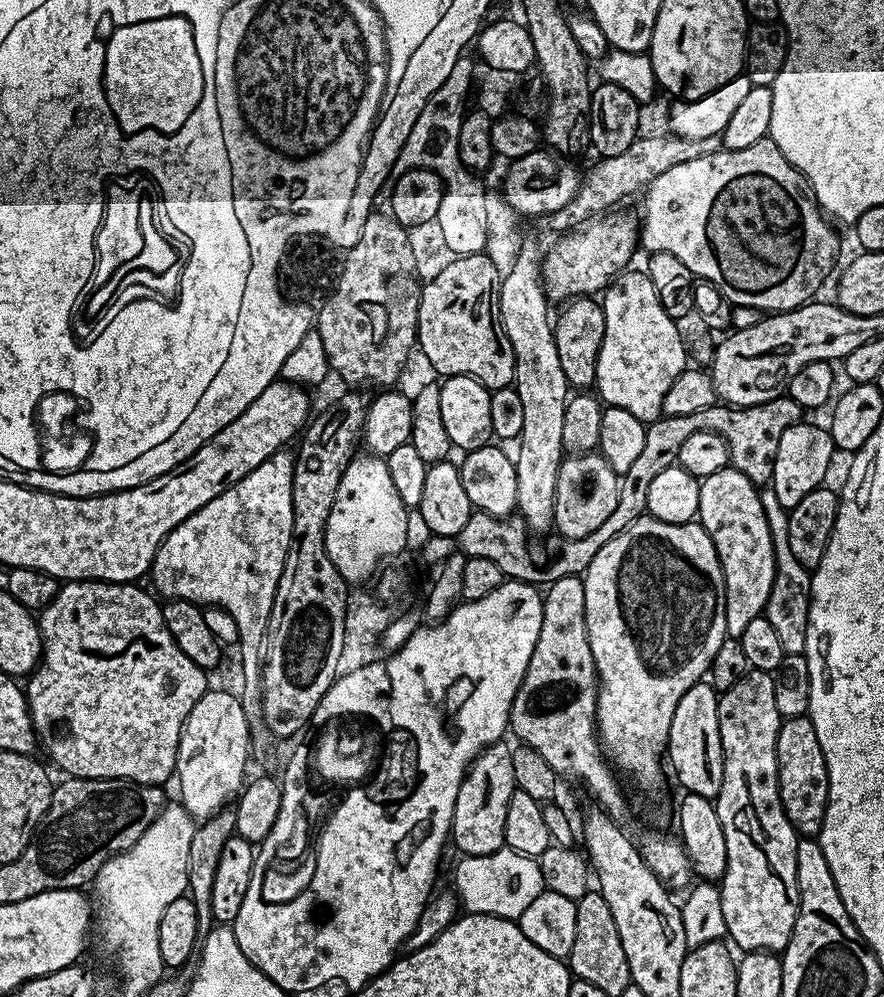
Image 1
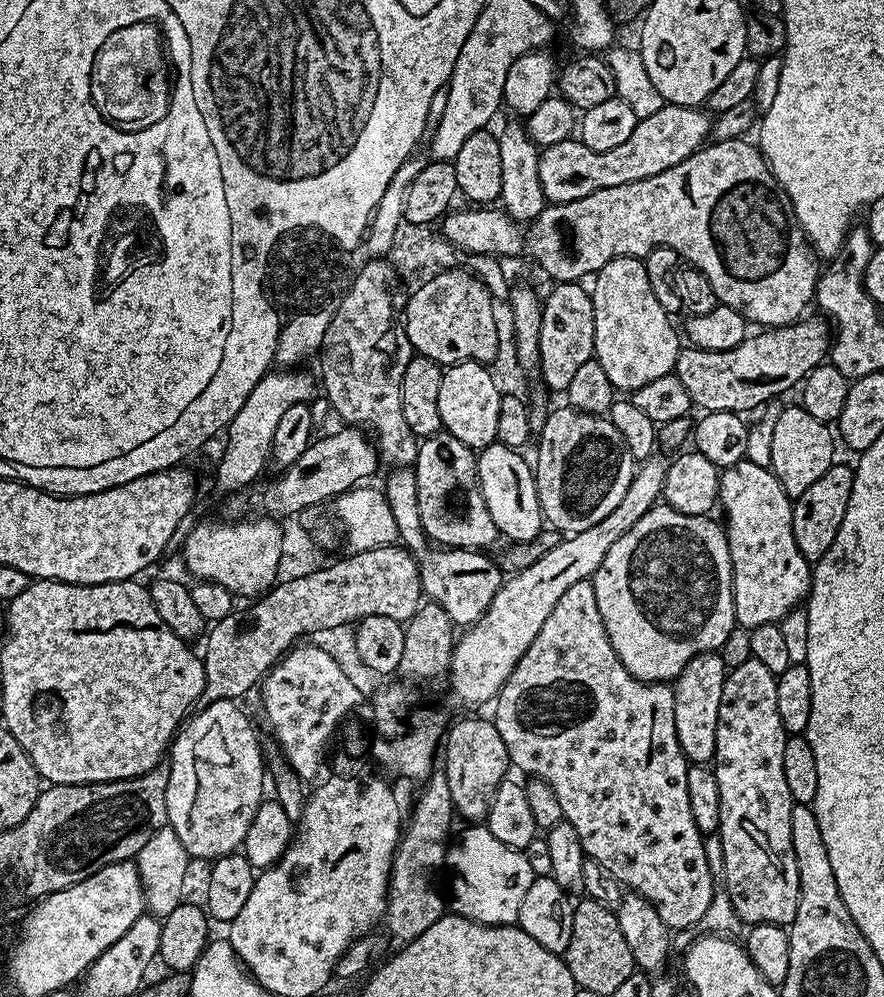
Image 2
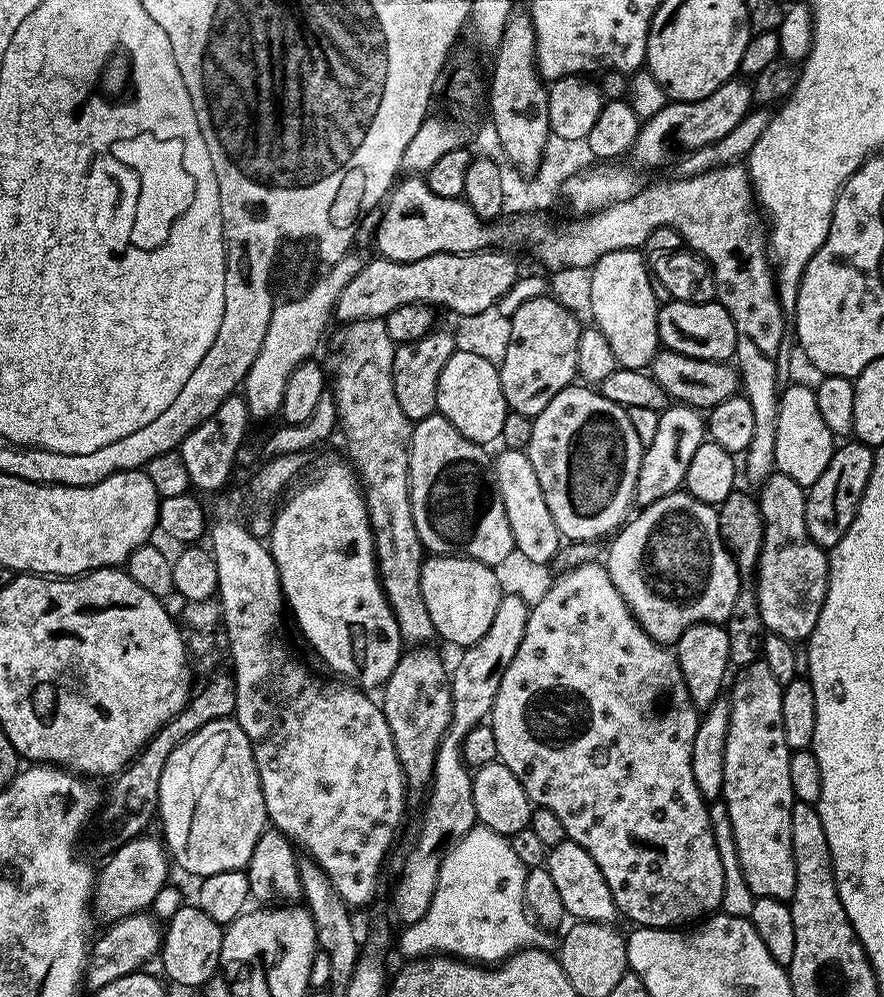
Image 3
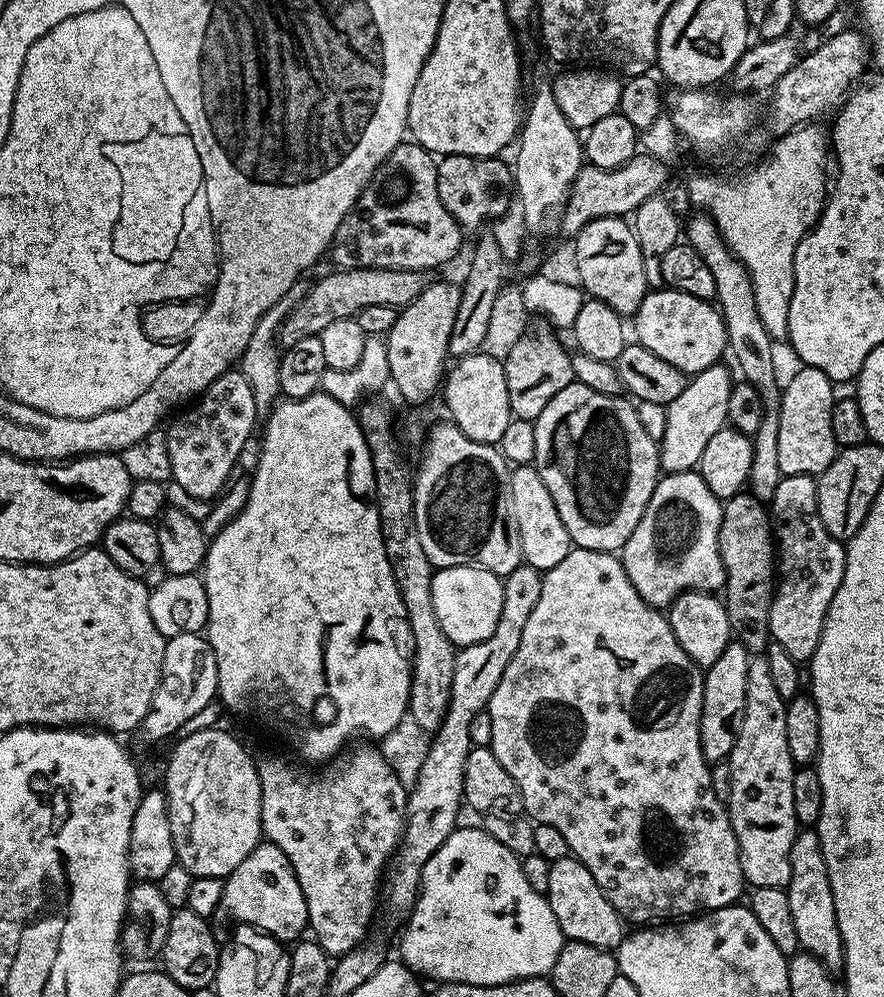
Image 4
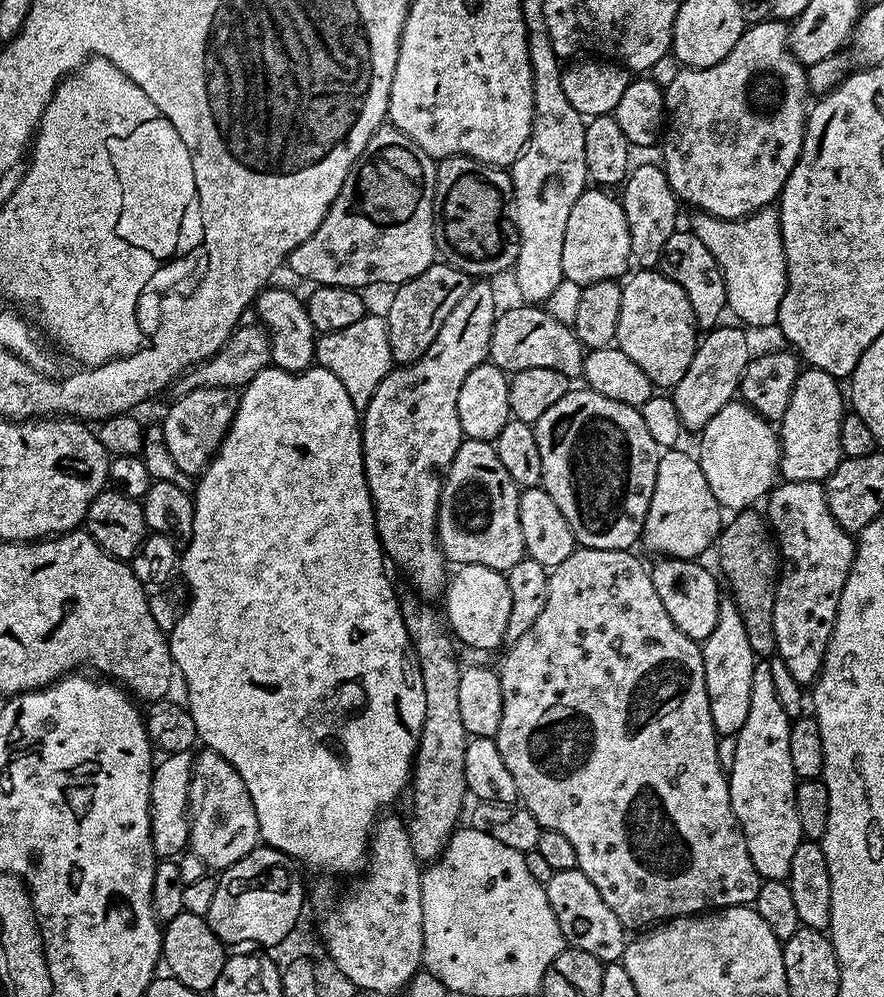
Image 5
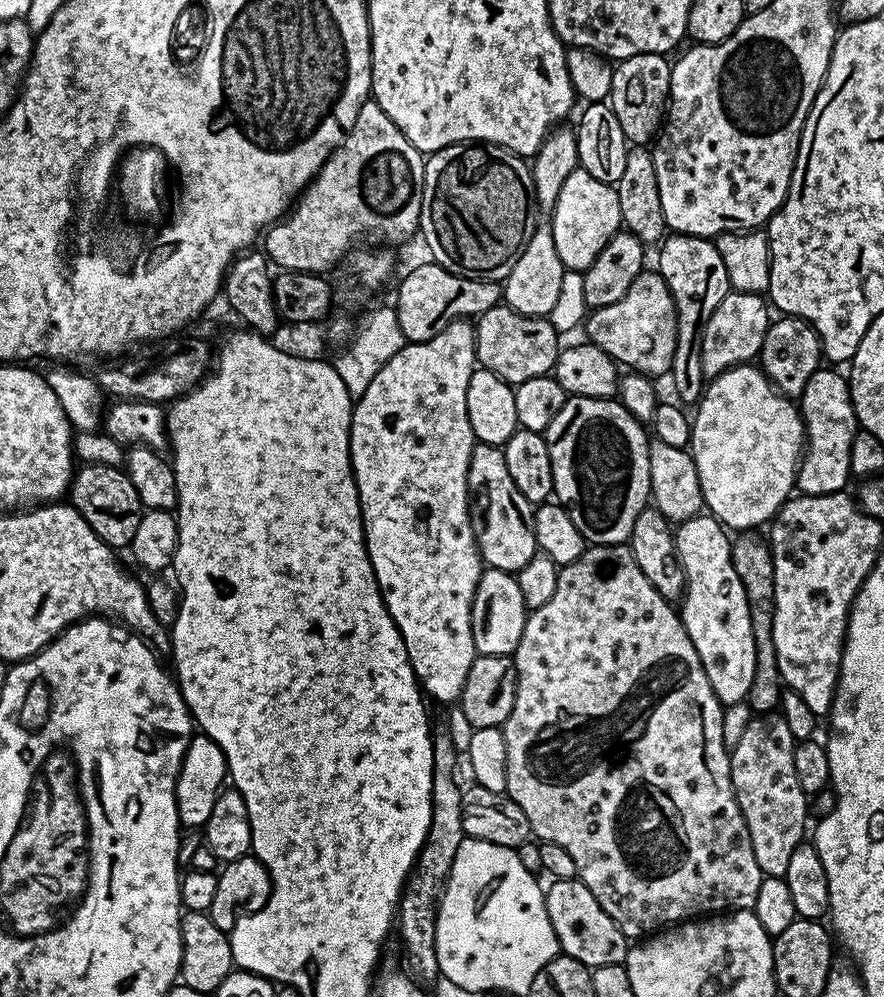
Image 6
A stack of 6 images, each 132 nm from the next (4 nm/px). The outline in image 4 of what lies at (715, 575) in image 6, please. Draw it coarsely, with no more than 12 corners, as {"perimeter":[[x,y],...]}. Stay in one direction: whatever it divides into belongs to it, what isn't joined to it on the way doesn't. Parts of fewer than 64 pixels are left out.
{"perimeter":[[739,642],[704,672],[700,741],[727,761],[744,721],[750,653]]}

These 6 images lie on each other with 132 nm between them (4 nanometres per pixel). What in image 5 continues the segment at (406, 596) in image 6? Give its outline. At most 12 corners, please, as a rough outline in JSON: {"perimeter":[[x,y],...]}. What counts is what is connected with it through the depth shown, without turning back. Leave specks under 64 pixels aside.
{"perimeter":[[469,283],[430,350],[362,409],[385,557],[424,598],[446,587],[444,473],[458,393],[498,309]]}

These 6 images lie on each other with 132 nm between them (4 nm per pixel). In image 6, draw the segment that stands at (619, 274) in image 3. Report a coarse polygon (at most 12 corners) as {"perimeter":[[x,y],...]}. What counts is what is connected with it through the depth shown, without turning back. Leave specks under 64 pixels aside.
{"perimeter":[[577,167],[550,211],[565,269],[584,273],[621,231],[615,187]]}

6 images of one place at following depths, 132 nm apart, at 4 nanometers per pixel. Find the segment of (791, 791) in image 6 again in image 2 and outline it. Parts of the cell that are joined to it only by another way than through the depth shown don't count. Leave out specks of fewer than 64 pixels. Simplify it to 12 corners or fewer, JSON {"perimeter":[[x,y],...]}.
{"perimeter":[[776,676],[724,677],[720,856],[745,925],[790,926],[800,879]]}

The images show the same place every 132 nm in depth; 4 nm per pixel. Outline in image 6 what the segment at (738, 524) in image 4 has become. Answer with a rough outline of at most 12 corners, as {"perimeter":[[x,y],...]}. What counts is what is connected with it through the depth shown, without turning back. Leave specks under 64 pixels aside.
{"perimeter":[[767,539],[732,540],[732,561],[754,630],[756,714],[779,709],[774,562]]}

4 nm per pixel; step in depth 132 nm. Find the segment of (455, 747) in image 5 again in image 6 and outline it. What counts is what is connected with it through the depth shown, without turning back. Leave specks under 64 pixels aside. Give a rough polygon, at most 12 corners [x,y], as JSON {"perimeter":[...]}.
{"perimeter":[[432,741],[432,817],[398,909],[407,967],[440,976],[436,919],[466,838],[458,751]]}

